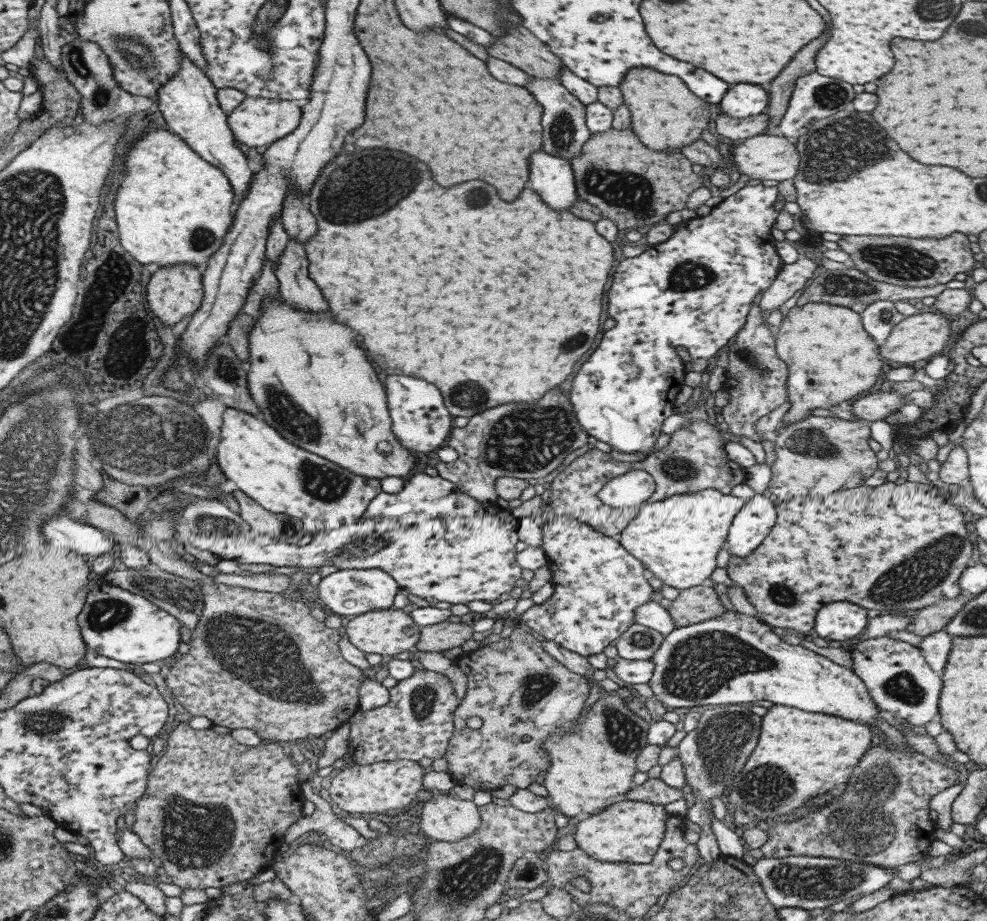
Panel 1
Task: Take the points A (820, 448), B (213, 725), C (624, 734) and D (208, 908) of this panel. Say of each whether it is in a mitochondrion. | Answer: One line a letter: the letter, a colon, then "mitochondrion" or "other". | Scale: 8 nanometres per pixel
A: mitochondrion
B: other
C: mitochondrion
D: other

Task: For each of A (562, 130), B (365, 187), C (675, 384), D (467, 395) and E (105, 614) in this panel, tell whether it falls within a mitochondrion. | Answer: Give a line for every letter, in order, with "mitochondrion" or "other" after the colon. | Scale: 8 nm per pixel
A: mitochondrion
B: mitochondrion
C: other
D: mitochondrion
E: mitochondrion

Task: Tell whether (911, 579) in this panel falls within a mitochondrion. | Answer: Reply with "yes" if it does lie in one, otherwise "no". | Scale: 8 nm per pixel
yes

